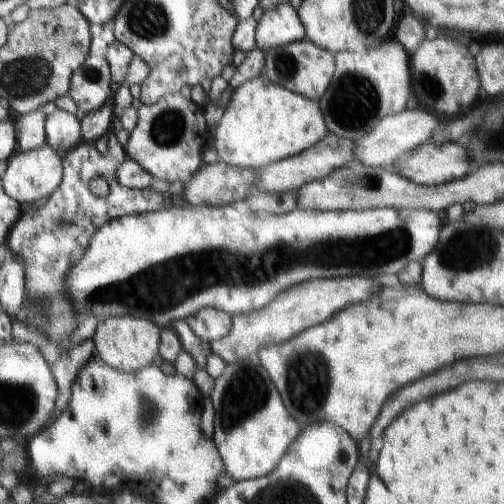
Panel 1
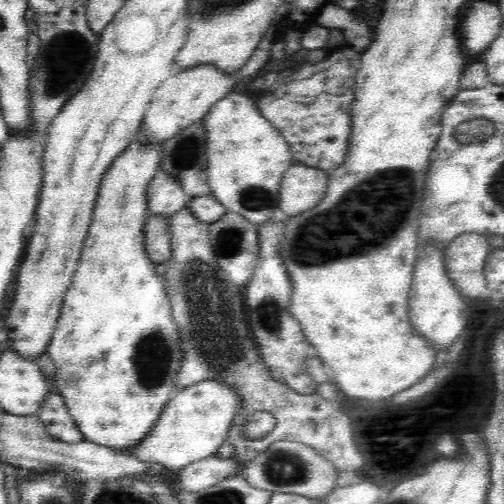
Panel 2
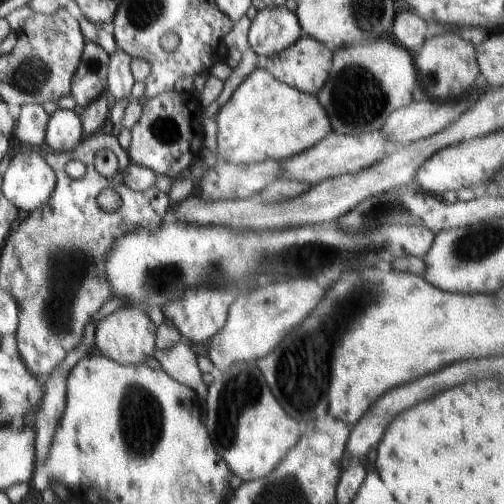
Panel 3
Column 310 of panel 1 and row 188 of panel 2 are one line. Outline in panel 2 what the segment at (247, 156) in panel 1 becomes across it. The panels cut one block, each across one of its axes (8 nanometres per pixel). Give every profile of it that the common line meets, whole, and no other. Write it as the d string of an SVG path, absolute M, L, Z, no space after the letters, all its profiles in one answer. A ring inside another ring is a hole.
M132 140L100 180L90 232L66 292L56 334L48 346L50 360L56 366L56 390L64 398L74 424L88 442L118 452L132 452L140 446L178 392L174 384L176 374L180 372L182 354L178 328L172 320L172 302L168 300L162 270L148 258L144 246L144 226L150 218L146 188L156 172L160 172L162 156L162 144L146 146L144 140Z

